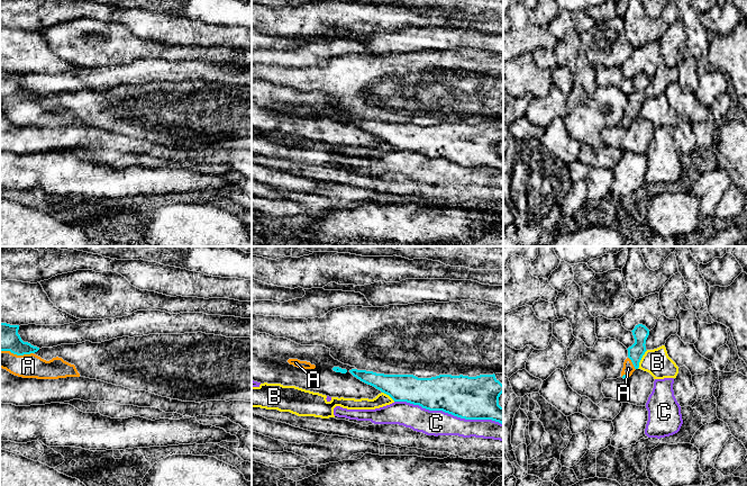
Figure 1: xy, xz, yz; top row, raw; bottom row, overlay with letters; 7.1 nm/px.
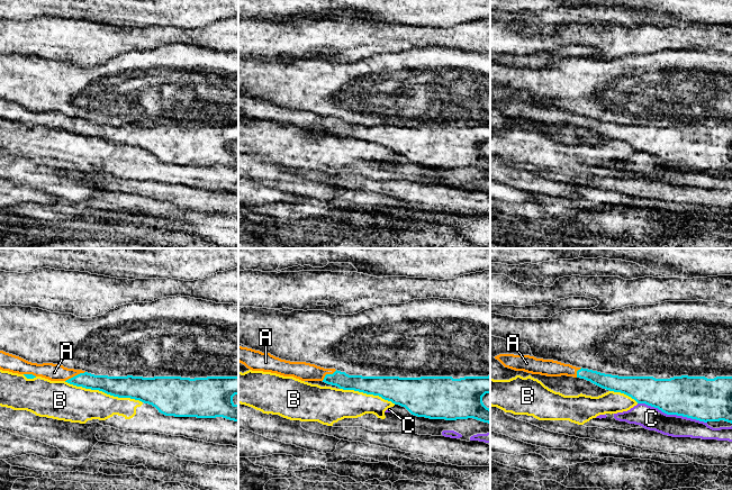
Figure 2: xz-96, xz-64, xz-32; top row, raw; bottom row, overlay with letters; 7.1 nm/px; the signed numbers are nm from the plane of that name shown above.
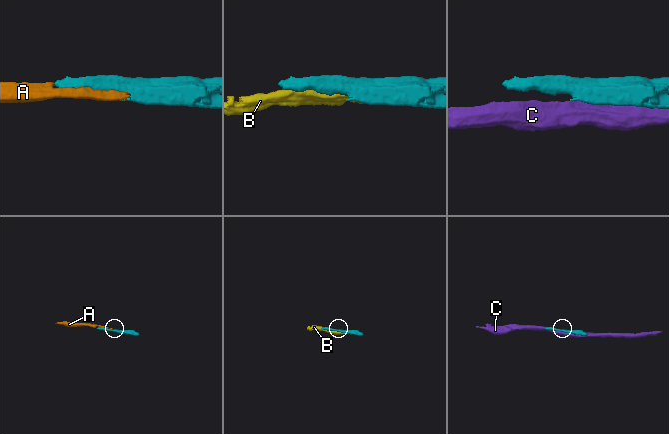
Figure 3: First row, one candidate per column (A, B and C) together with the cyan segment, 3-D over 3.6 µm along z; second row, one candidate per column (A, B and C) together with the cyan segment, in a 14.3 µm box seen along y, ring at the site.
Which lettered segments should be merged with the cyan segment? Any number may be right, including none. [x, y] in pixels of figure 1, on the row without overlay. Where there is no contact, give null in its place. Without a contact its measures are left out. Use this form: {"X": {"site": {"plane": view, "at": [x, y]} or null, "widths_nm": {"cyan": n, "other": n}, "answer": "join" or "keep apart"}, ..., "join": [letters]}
{"A": {"site": {"plane": "yz", "at": [632, 111]}, "widths_nm": {"cyan": 120, "other": 80}, "answer": "join"}, "B": {"site": {"plane": "yz", "at": [640, 107]}, "widths_nm": {"cyan": 120, "other": 190}, "answer": "keep apart"}, "C": {"site": {"plane": "xz", "at": [448, 161]}, "widths_nm": {"cyan": 300, "other": 180}, "answer": "keep apart"}, "join": ["A"]}

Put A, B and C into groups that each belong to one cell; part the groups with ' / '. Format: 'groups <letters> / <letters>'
groups A / B / C

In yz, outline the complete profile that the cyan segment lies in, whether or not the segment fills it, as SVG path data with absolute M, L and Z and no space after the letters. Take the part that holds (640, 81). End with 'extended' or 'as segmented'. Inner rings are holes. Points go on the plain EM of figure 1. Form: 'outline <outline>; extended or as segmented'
outline M638 72L631 80L635 87L635 91L627 97L628 106L625 108L621 119L621 125L623 127L628 127L632 120L639 116L639 110L647 99L645 92L649 83L649 78L645 73Z; extended

